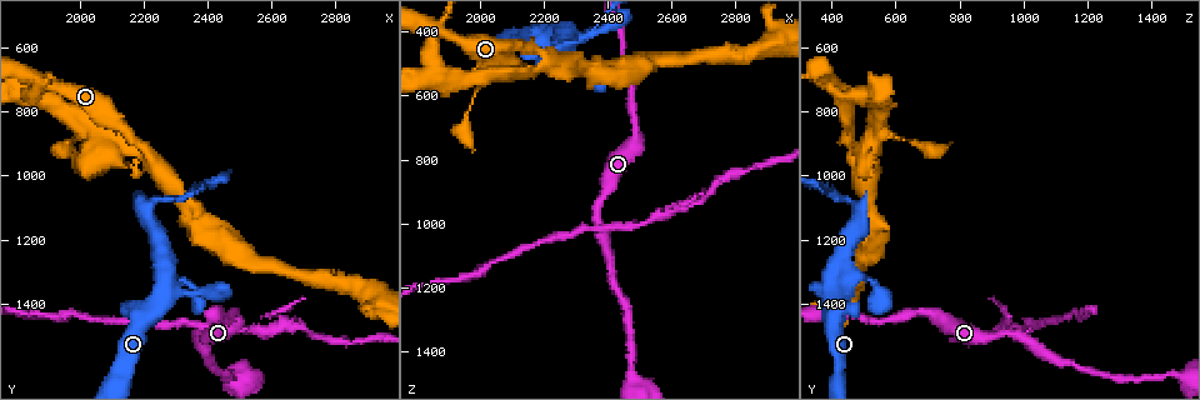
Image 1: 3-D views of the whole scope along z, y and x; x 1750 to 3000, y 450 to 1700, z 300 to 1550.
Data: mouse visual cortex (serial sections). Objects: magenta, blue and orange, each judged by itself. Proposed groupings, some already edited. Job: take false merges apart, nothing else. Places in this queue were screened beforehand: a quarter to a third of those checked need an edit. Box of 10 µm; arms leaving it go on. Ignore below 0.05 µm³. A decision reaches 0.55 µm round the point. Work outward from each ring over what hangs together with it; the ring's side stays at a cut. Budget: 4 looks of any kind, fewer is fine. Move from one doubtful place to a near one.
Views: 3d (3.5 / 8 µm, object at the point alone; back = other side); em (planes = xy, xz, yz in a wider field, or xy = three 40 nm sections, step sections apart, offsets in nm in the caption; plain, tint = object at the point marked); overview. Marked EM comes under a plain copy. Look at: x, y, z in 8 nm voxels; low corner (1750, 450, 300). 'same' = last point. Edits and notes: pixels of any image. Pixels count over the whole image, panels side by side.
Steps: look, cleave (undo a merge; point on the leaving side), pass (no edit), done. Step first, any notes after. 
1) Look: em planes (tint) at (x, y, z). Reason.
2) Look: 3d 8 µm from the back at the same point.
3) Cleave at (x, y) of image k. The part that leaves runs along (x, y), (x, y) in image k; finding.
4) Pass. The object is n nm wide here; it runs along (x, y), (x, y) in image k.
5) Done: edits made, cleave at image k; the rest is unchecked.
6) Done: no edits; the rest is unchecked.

Look: 3d 8 µm at (2280, 1350, 420). Abrupt turn.

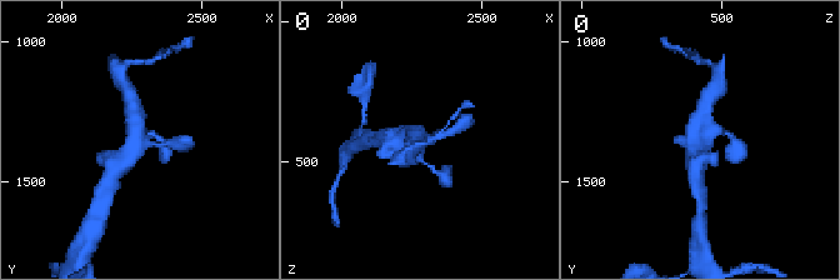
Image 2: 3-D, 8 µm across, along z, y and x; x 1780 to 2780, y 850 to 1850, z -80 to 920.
Look: em xy step 2 (tint) at the same point. 4 arms meet here; the arms are 200, 200, 500, 500 nm wide; shape alone is not enough.

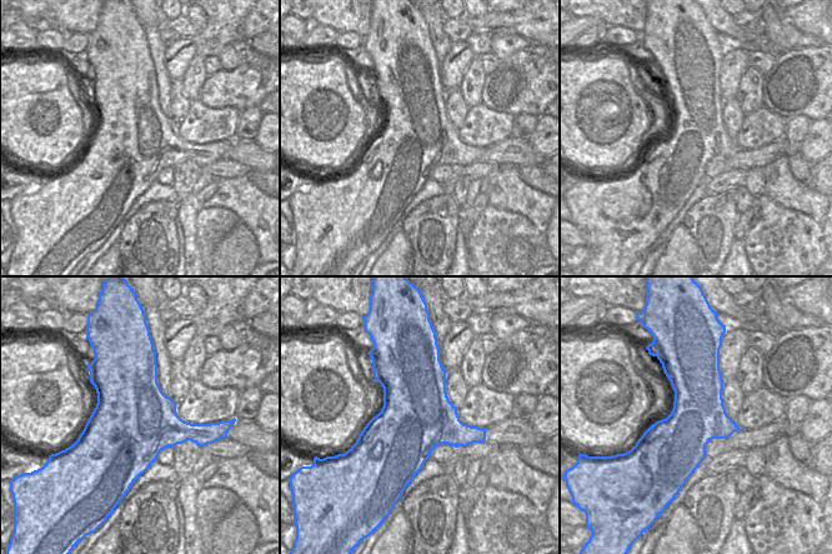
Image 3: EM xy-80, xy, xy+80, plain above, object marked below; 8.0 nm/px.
Pass. It runs along (115, 170), (135, 148), (131, 106) in image 2; one cell here.

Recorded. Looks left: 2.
Look: 3d 3.5 µm at (1870, 720, 400). Four arms meet.

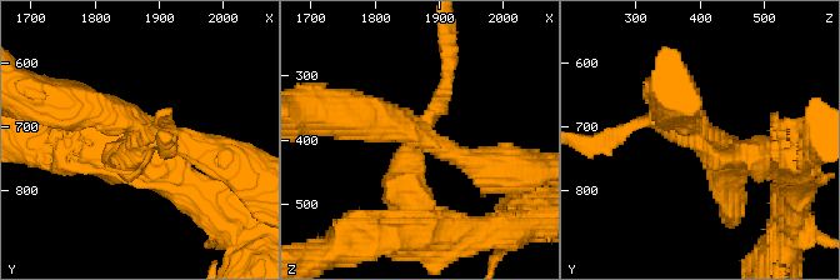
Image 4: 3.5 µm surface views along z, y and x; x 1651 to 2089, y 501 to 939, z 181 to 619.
Look: em xy step 2 (tint) at (1875, 720, 400). 4 arms meet here; the arms are 150, 350, 400, 450 nm wide; need the tissue.

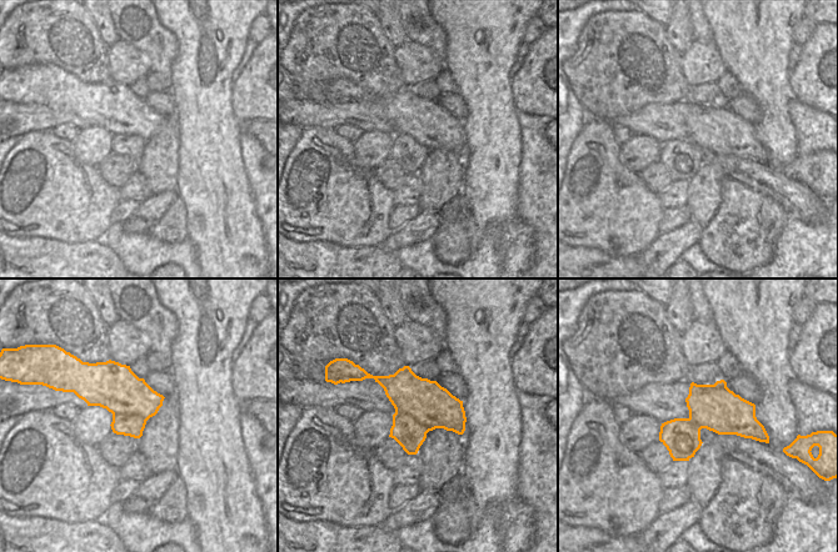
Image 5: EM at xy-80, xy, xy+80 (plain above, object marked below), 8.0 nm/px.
Cleave at (254, 243) of image 4. A border runs along (113, 414), (138, 414), (146, 420) in image 5; a second cell is stuck on.

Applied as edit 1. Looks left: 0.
Done: edits made, cleave at image 4; the rest is unchecked.

